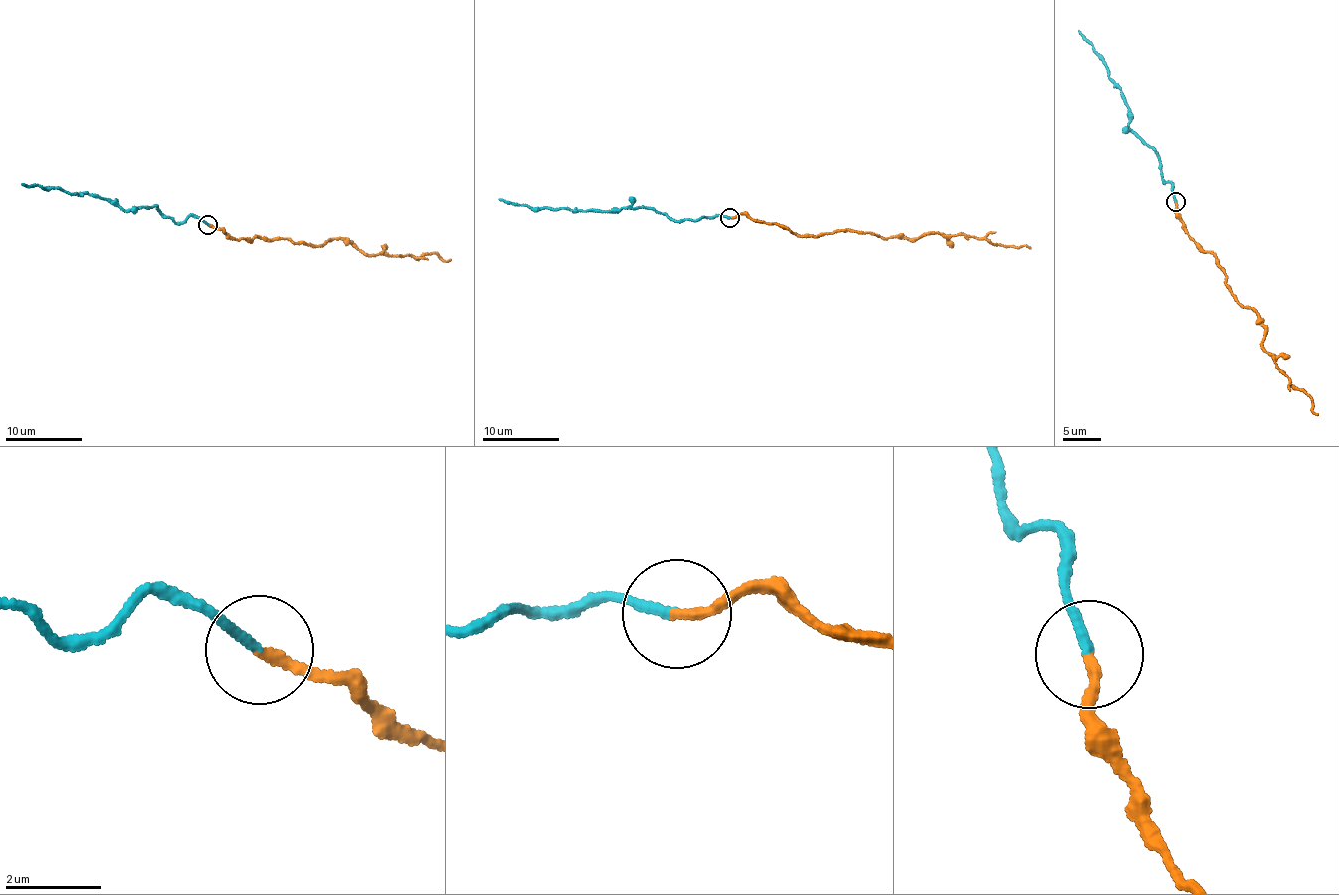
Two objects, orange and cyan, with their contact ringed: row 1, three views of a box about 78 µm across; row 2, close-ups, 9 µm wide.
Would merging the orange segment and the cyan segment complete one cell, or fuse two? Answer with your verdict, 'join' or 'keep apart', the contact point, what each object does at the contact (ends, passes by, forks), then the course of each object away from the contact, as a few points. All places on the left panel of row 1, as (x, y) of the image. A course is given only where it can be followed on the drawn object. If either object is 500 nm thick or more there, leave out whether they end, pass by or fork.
keep apart; place (208, 224); orange ends; cyan ends; course orange (208, 225), (233, 239), (283, 237), (322, 245), (342, 237), (367, 255), (434, 252), (450, 260); course cyan (208, 225), (190, 216), (175, 223), (158, 207), (122, 211), (106, 199), (85, 193), (70, 194), (21, 183)

